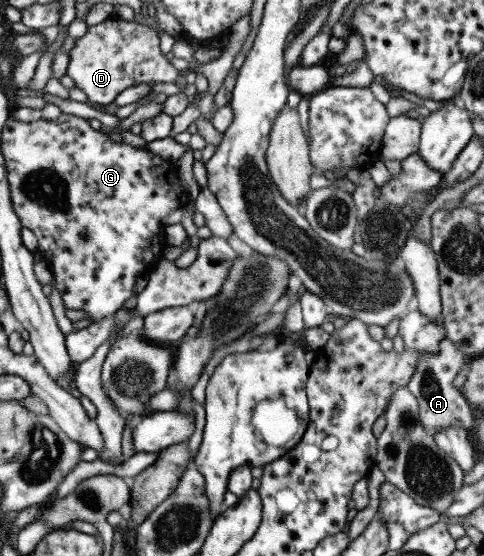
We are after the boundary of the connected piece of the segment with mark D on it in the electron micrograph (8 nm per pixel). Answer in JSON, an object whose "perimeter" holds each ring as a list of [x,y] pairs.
{"perimeter":[[[109,17],[96,26],[88,26],[86,33],[74,41],[74,46],[67,52],[69,59],[65,75],[84,92],[88,103],[98,106],[111,104],[128,86],[175,80],[180,70],[169,63],[158,46],[159,39],[154,30],[134,21]]]}

